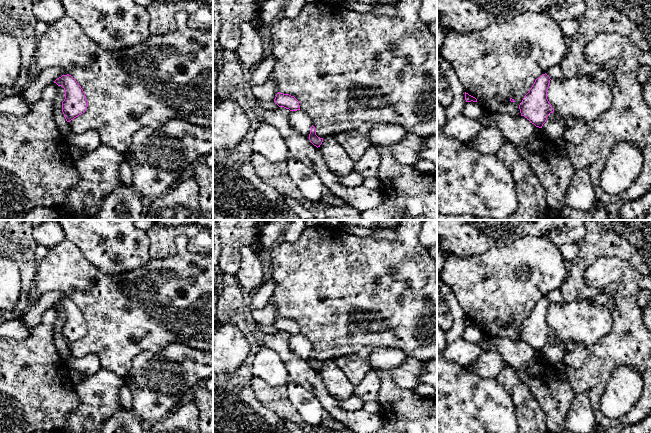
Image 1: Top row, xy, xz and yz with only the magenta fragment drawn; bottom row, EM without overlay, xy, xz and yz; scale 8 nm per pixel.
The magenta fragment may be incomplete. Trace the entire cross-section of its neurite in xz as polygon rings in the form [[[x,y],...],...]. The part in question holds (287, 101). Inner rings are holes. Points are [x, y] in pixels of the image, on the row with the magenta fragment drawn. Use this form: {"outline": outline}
{"outline": [[[278,92],[276,94],[274,102],[279,107],[284,107],[286,109],[289,109],[290,111],[300,110],[299,101],[294,96],[291,96],[289,94],[283,94]]]}

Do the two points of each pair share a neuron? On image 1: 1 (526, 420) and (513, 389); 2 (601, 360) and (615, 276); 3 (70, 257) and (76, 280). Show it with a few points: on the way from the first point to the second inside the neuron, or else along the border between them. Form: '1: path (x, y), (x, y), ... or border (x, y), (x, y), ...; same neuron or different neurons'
1: path (526, 412), (526, 405), (521, 397); same neuron
2: path (622, 339), (624, 337), (624, 297); same neuron
3: path (70, 263), (70, 272), (72, 274); same neuron

